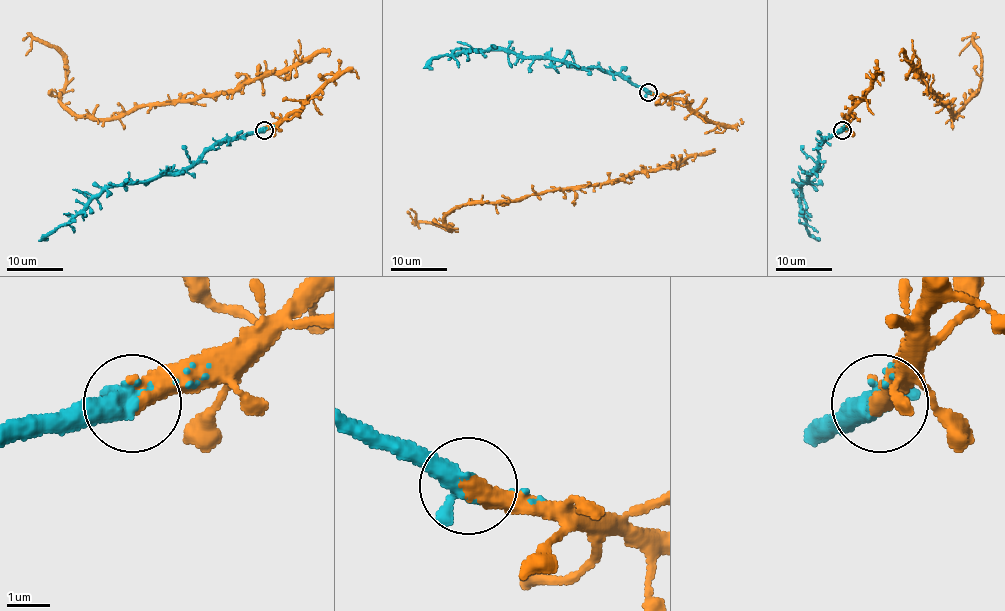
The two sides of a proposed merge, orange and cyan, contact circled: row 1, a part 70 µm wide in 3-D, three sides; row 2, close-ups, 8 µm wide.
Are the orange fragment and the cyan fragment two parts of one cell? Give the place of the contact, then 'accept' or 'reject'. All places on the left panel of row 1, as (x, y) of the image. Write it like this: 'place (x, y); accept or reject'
place (264, 130); accept

